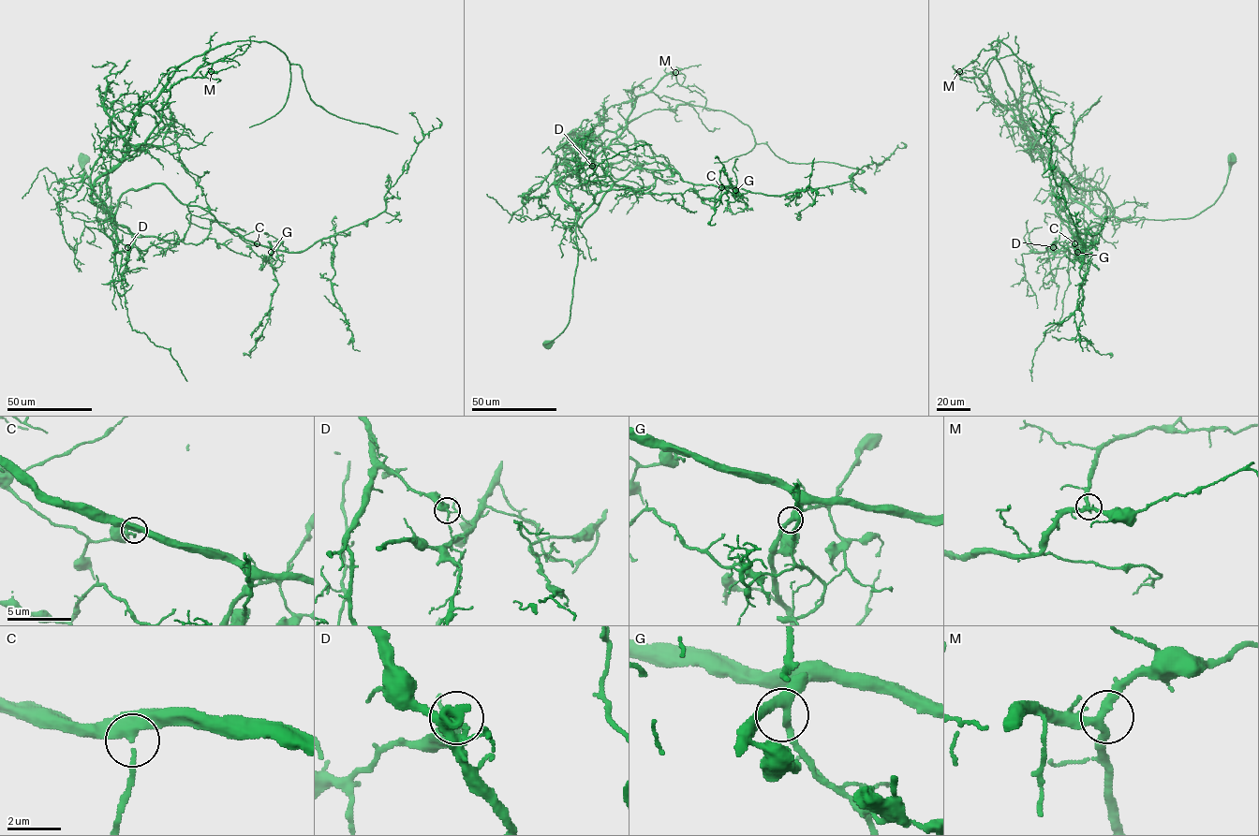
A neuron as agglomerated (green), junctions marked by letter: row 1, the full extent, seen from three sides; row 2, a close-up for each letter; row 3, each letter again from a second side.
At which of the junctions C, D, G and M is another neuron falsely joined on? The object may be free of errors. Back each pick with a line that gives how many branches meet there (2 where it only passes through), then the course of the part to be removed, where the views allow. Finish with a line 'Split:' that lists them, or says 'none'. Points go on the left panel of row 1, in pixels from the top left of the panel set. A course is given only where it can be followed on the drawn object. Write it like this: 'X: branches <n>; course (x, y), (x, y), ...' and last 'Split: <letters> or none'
D: branches 3; course (127, 246), (91, 188), (95, 163), (181, 65), (222, 45), (270, 43), (299, 65), (316, 104), (398, 134)
Split: D

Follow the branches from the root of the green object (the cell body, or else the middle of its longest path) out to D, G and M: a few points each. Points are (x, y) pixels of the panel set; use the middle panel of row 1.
D: (547, 344), (549, 346), (549, 342), (569, 322), (578, 253), (576, 221), (600, 190), (592, 166)
G: (547, 344), (569, 322), (575, 227), (614, 183), (633, 169), (673, 168), (684, 181), (735, 190)
M: (547, 344), (569, 322), (578, 253), (578, 212), (555, 183), (590, 162), (626, 128), (638, 95), (675, 72)

